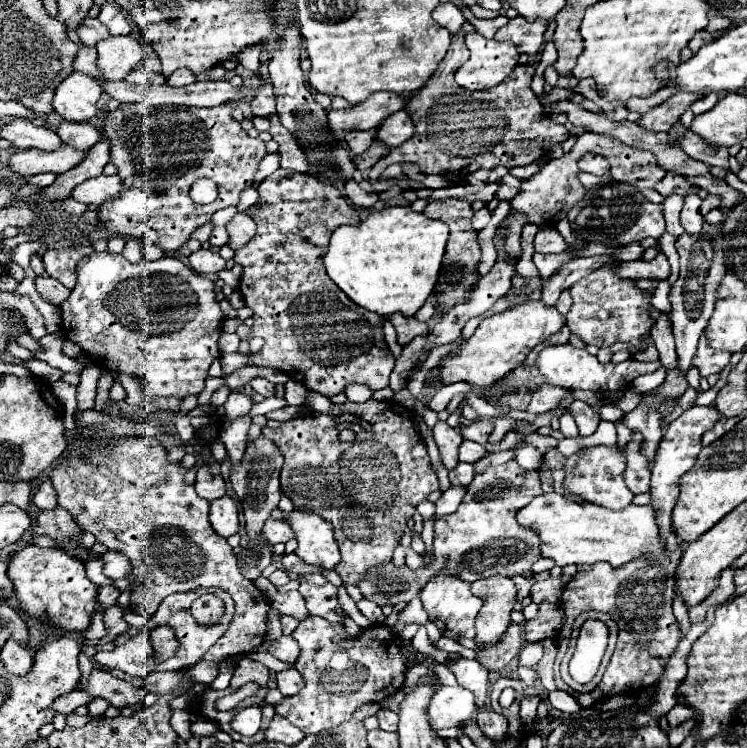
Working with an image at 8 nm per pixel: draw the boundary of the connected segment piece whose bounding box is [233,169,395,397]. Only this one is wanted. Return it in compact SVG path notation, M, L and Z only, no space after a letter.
M277 169L257 189L257 205L263 207L253 215L253 221L257 223L257 235L245 247L235 251L233 261L243 267L239 291L245 299L245 305L255 311L255 323L249 335L265 339L265 347L259 353L251 353L247 339L241 339L239 353L249 355L247 365L279 369L283 373L289 373L293 379L307 383L309 389L327 397L343 393L345 385L349 383L365 383L373 391L377 391L389 387L389 375L395 367L395 357L391 355L383 337L385 319L351 303L351 299L347 299L347 295L343 295L343 291L339 291L339 287L335 287L335 283L331 283L331 279L323 271L323 255L327 253L331 233L339 225L359 225L361 219L355 215L355 209L349 207L343 197L323 199L319 183L321 181L315 177Z

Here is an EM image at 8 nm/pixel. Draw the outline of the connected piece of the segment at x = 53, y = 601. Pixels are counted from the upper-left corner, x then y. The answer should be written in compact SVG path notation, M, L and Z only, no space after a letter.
M27 545L11 559L7 575L13 581L19 609L33 619L49 619L51 627L57 631L85 631L91 625L91 617L101 609L97 599L99 587L87 579L85 563L69 557L65 551Z

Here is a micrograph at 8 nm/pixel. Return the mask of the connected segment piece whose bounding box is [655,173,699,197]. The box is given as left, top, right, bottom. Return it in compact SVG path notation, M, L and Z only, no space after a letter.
M667 173L665 179L661 179L661 181L655 185L655 189L657 189L663 197L669 197L669 195L687 195L691 189L693 189L693 191L699 191L697 187L691 187L685 177L675 175L675 173Z

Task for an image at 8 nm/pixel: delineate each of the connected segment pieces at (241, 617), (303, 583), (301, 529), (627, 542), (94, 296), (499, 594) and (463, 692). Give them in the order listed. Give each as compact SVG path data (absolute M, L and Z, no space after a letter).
M85 427L73 429L73 439L67 439L67 451L57 459L55 467L49 473L49 479L57 491L59 505L67 509L75 523L87 531L93 533L99 543L103 543L111 551L121 551L131 561L131 607L141 615L155 615L159 603L175 593L175 591L195 591L199 587L221 587L229 595L233 595L235 601L235 613L231 619L229 629L225 635L218 639L215 645L207 651L203 659L211 661L225 661L233 655L247 655L253 653L263 641L265 641L265 619L269 611L269 603L265 595L255 587L253 581L245 579L241 575L241 569L237 567L237 559L231 551L231 545L227 539L219 537L211 523L209 523L209 501L199 497L195 487L191 483L185 483L183 471L197 471L195 467L183 469L179 461L169 461L165 447L153 439L153 437L111 437L105 443L105 449L109 451L101 463L91 463L89 453L89 433Z
M307 573L299 581L299 593L303 595L309 615L319 615L329 623L343 623L343 607L337 601L337 587L331 585L321 573Z
M293 511L287 523L295 531L297 549L295 555L309 565L317 565L323 569L335 569L341 561L339 547L333 537L333 527L329 521L315 513Z
M543 493L535 497L529 505L517 511L517 523L521 527L531 527L541 539L541 557L551 559L555 565L593 565L607 561L613 567L639 557L639 555L661 555L661 539L655 523L655 511L651 505L637 507L627 505L625 509L613 511L593 503L571 503L559 493Z
M107 251L91 253L79 261L77 285L61 305L61 333L65 335L65 339L81 345L83 353L95 367L135 377L143 385L149 399L185 399L189 395L199 395L205 387L211 363L219 357L217 339L221 335L223 317L213 287L213 279L191 271L177 257L161 257L159 261L143 259L139 263L129 263L121 255L111 255Z
M503 575L477 579L471 583L471 593L483 601L483 607L477 615L475 641L479 645L497 643L511 623L511 611L517 597L515 583Z
M441 687L431 701L429 723L435 731L465 723L475 713L471 691L463 687Z

